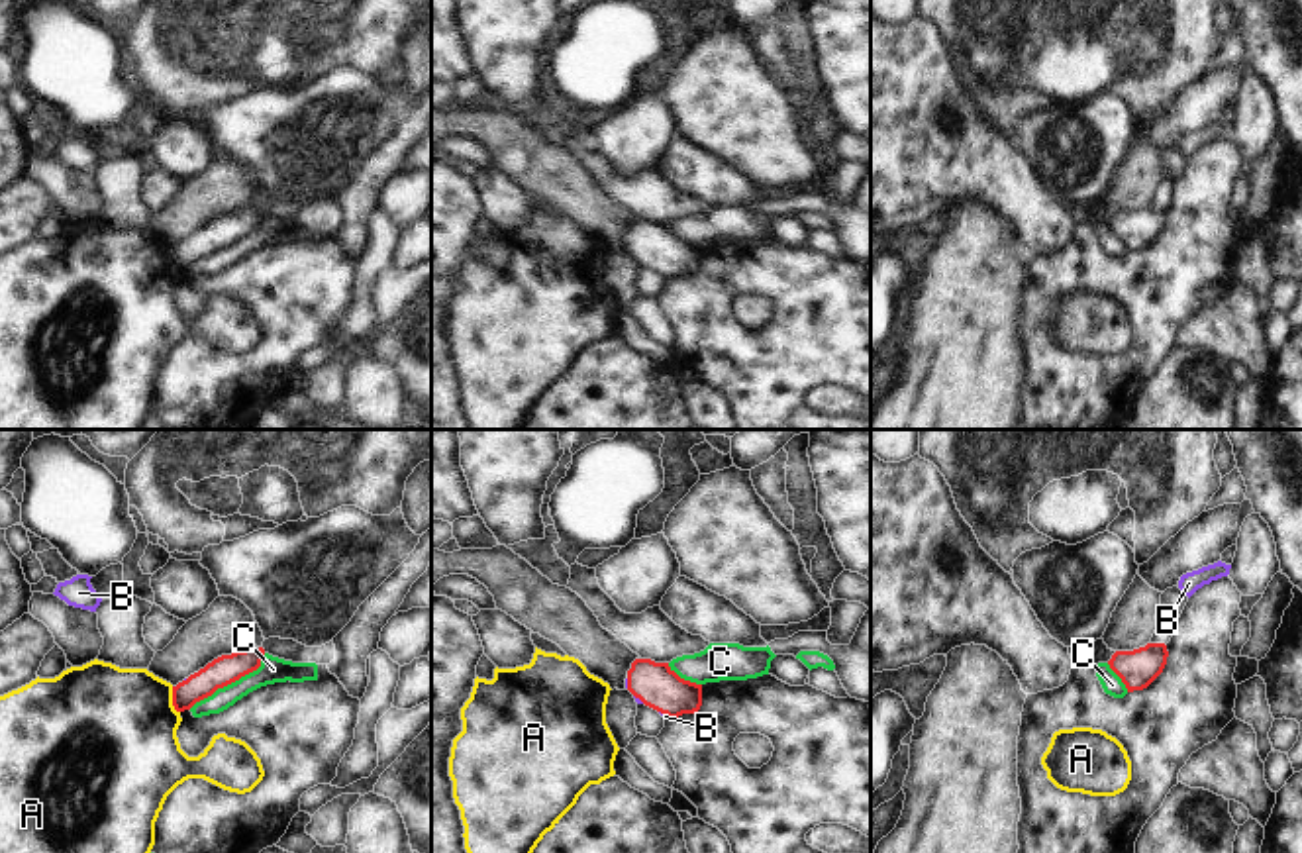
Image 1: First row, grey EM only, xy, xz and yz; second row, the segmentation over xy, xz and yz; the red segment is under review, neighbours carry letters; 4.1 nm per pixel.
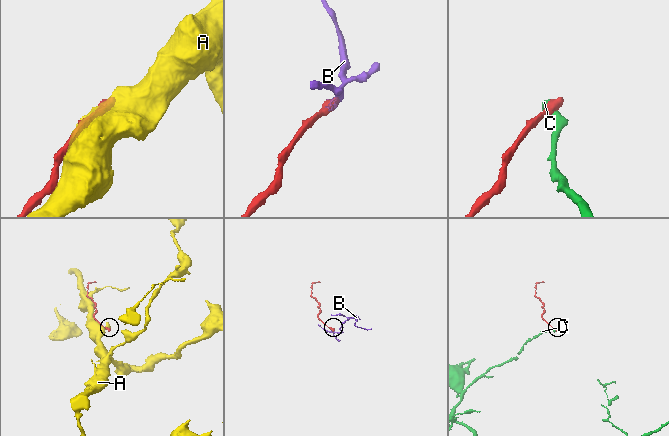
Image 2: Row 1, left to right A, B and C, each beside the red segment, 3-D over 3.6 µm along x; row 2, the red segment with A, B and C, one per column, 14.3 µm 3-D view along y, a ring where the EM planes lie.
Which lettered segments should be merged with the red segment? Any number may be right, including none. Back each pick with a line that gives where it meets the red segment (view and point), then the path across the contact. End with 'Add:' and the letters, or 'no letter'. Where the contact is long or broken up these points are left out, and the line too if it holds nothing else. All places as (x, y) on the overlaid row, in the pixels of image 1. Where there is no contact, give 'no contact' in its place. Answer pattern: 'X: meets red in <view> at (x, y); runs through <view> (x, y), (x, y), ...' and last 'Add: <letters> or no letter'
B: meets red in xz at (665, 712); runs through xz (655, 685), (665, 695), (665, 712), (665, 716)
Add: B

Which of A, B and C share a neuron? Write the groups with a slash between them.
A / B / C

